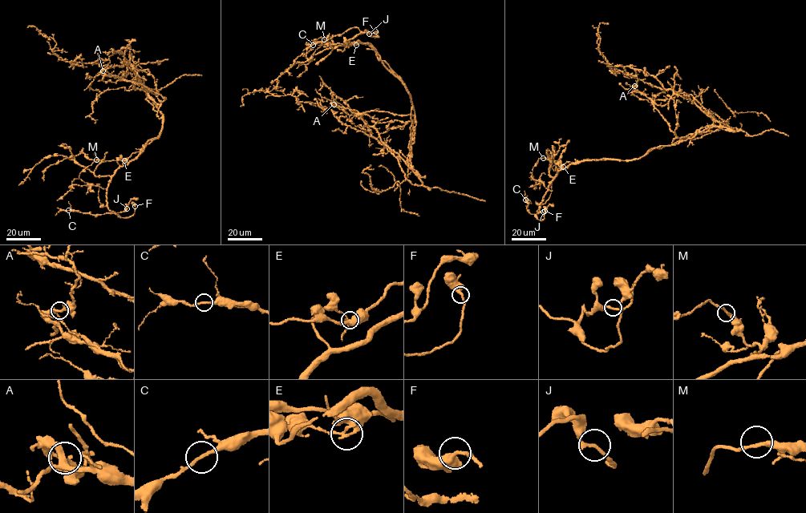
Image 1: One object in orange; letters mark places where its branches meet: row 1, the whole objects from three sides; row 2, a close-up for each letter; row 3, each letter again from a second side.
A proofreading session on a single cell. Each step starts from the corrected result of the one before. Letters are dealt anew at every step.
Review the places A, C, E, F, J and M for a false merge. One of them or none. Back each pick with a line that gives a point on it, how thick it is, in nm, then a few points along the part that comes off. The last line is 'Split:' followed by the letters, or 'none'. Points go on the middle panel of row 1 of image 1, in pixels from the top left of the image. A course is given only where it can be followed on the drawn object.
E: (356, 45) | 220 nm | (356, 45), (370, 46), (411, 97), (409, 149), (421, 185), (386, 147), (325, 107), (268, 89), (240, 105)
Split: E

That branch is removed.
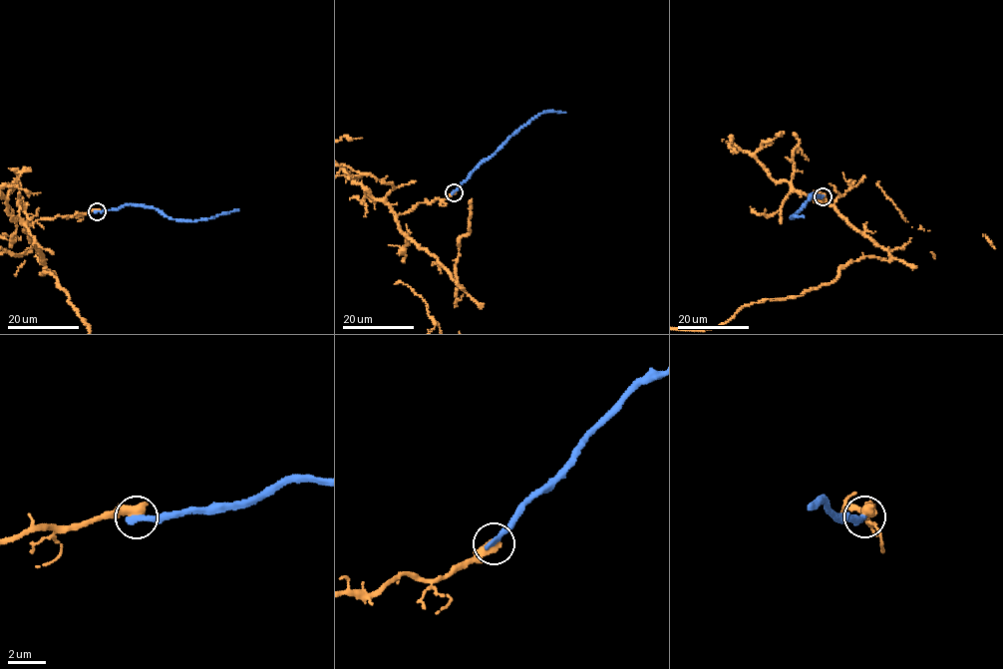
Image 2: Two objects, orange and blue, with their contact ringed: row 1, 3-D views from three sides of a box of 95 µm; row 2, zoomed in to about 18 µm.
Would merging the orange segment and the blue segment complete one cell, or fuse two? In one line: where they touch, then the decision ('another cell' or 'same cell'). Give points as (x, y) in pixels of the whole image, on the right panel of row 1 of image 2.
(823, 196) | another cell

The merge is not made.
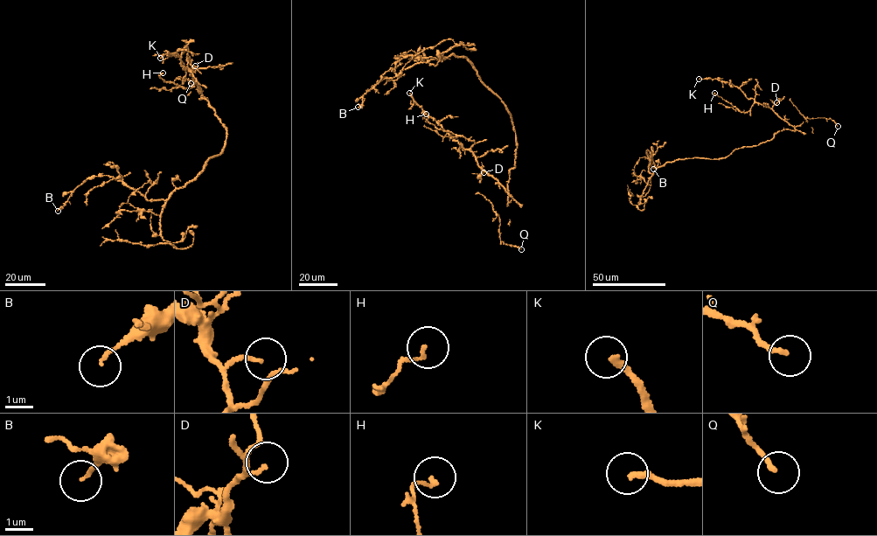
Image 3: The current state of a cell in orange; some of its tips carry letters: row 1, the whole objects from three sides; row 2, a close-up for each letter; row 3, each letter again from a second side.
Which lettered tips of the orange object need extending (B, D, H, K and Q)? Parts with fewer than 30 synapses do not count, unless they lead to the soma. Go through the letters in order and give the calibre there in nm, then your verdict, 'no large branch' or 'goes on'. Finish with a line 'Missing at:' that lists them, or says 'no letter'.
B: 110 nm | no large branch
D: 100 nm | no large branch
H: 100 nm | no large branch
K: 220 nm | goes on
Q: 180 nm | no large branch
Missing at: K

